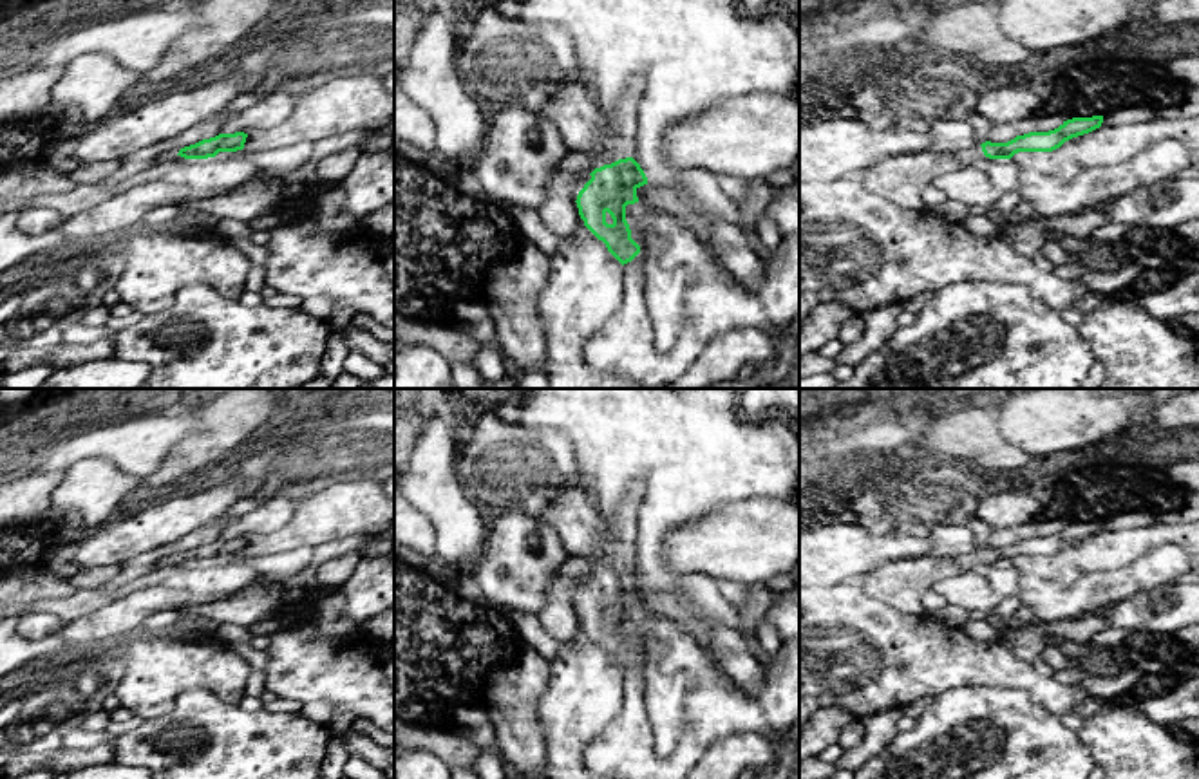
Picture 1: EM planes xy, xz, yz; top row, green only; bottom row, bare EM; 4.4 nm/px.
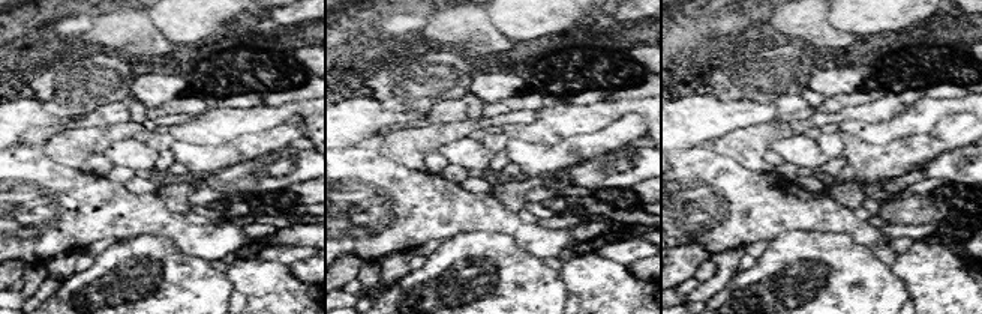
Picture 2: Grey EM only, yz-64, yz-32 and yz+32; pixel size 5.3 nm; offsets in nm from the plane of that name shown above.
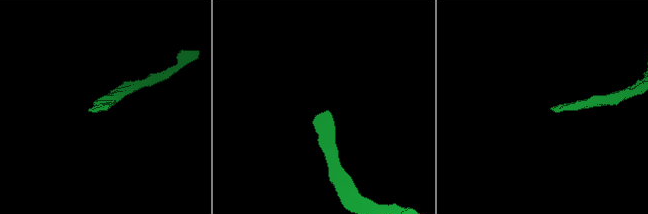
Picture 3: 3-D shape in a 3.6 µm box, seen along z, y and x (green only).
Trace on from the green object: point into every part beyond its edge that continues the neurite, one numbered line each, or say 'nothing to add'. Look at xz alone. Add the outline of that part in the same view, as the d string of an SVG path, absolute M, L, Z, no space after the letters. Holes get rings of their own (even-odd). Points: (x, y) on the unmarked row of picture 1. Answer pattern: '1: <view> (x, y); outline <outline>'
1: xz (619, 530); outline M633 484L626 492L626 499L622 502L622 510L615 521L602 521L606 531L609 533L611 540L617 544L615 551L600 551L588 557L582 557L591 562L593 573L600 573L604 569L611 569L620 564L620 549L628 548L629 540L629 515L635 506L635 499L638 497L640 484Z

